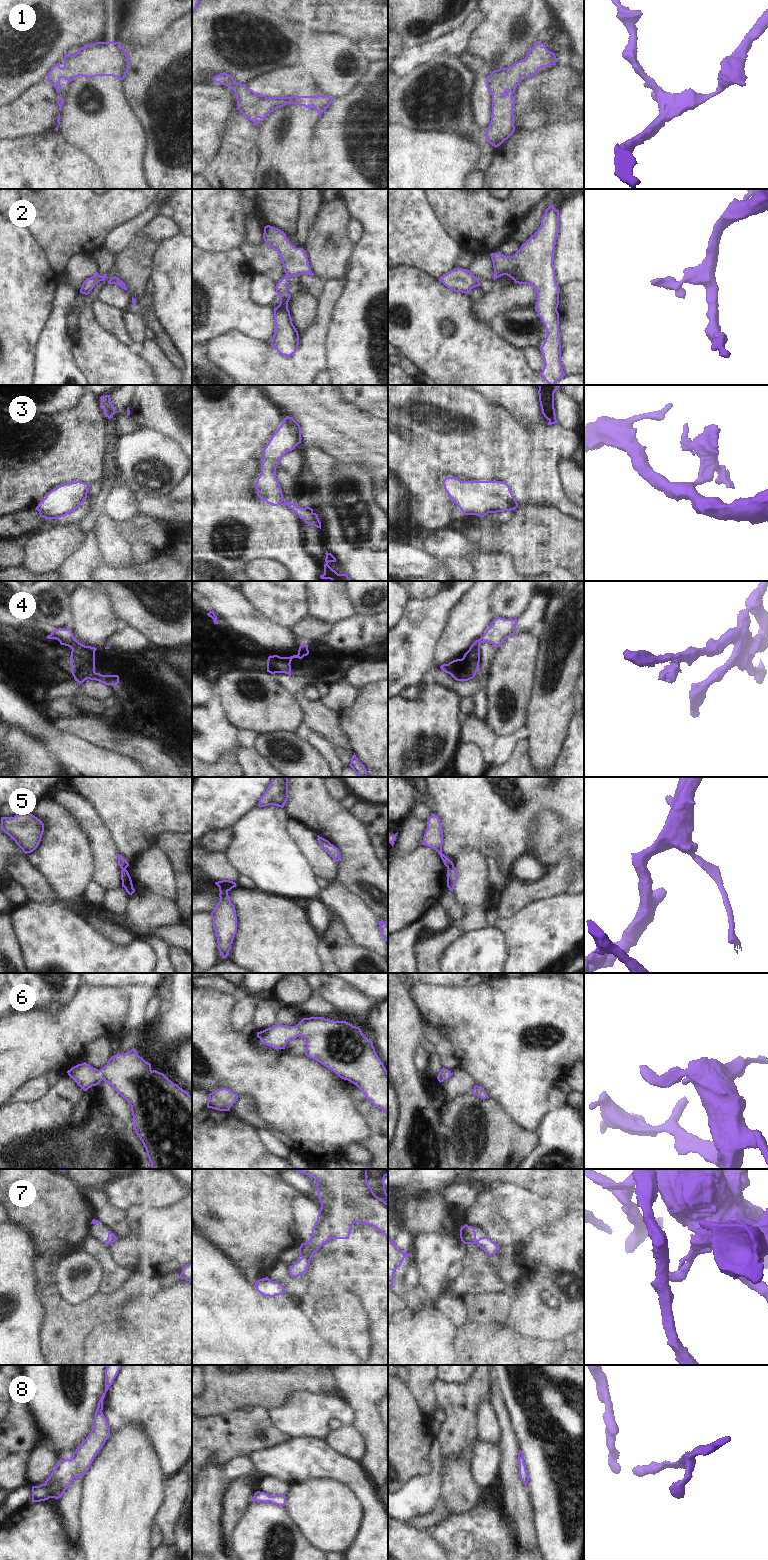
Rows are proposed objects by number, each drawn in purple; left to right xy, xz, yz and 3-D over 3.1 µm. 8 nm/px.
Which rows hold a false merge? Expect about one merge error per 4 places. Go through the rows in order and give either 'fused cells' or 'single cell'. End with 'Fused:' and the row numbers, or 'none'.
1: single cell
2: single cell
3: single cell
4: fused cells
5: fused cells
6: single cell
7: single cell
8: single cell
Fused: 4, 5

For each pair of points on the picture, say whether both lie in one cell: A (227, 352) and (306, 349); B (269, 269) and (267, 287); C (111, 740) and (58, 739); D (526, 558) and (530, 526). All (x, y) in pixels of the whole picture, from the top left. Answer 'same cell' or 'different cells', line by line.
A: same cell
B: different cells
C: different cells
D: same cell

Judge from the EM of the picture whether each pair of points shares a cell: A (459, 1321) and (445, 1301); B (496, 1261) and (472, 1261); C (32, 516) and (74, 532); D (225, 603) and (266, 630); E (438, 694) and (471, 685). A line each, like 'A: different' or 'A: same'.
A: same
B: different
C: different
D: same
E: different

